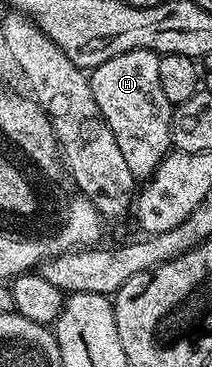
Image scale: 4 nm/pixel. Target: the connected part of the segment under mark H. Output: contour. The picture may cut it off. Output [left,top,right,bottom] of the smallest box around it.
[89,49,172,179]

